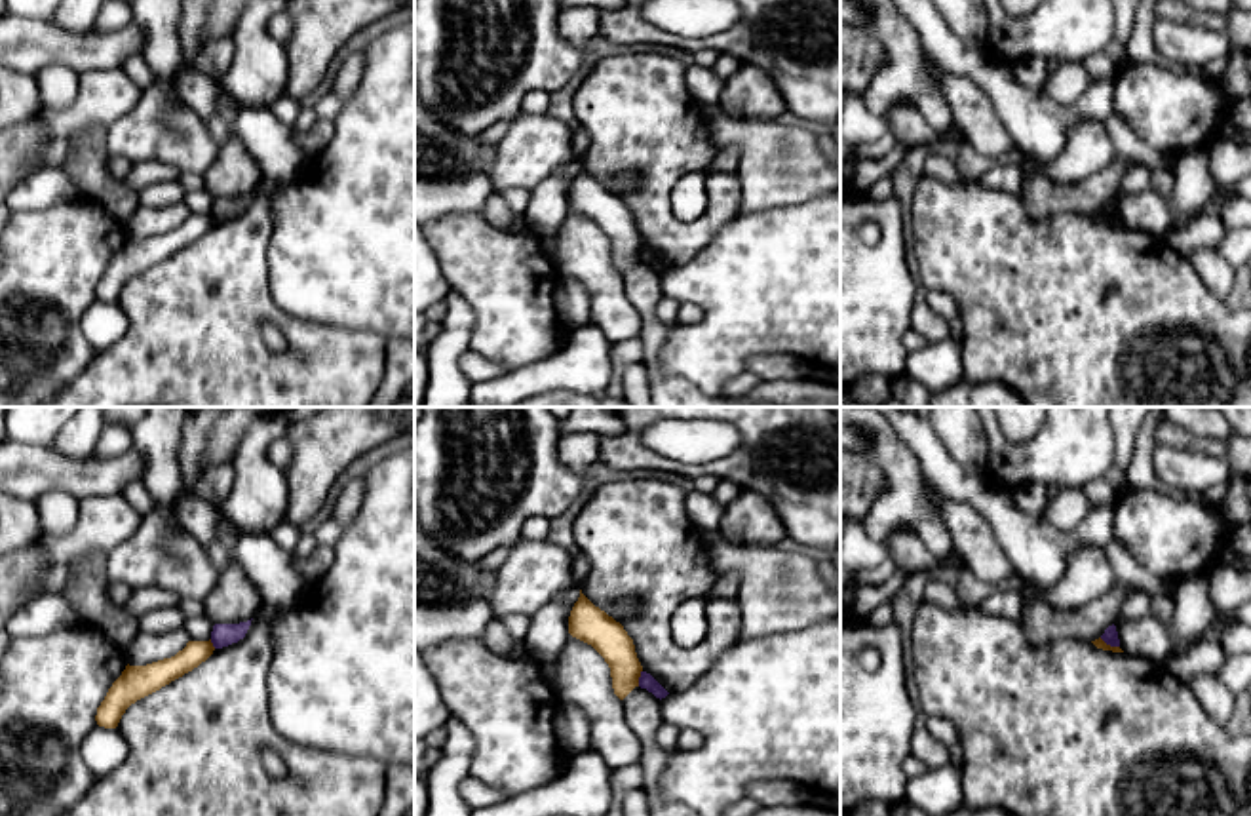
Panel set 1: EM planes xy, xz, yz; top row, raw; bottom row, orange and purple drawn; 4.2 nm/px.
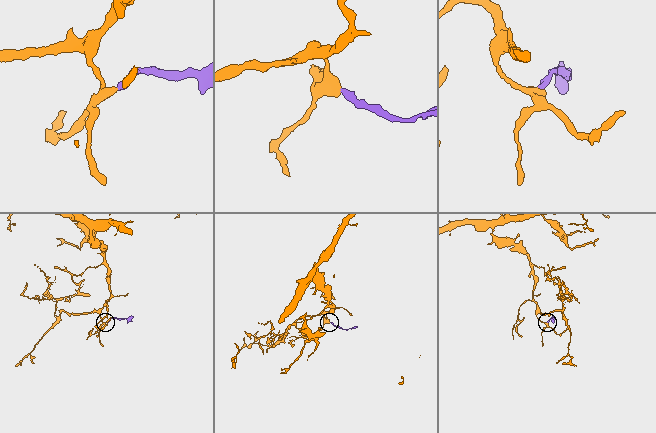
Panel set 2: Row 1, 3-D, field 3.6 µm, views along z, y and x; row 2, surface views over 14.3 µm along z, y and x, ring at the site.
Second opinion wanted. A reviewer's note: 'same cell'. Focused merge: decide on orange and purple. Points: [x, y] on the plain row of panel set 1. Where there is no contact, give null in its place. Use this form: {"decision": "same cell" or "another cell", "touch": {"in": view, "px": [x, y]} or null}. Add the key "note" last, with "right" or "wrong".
{"decision": "another cell", "touch": {"in": "xz", "px": [639, 250]}, "note": "wrong"}

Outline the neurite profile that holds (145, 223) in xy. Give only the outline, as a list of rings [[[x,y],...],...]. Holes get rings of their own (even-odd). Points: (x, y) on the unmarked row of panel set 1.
[[[184,204],[164,207],[137,207],[133,217],[124,224],[129,240],[146,240],[175,230],[190,215]]]

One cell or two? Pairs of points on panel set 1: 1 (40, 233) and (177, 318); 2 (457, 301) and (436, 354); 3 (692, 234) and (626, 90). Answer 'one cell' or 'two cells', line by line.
1: two cells
2: one cell
3: one cell

